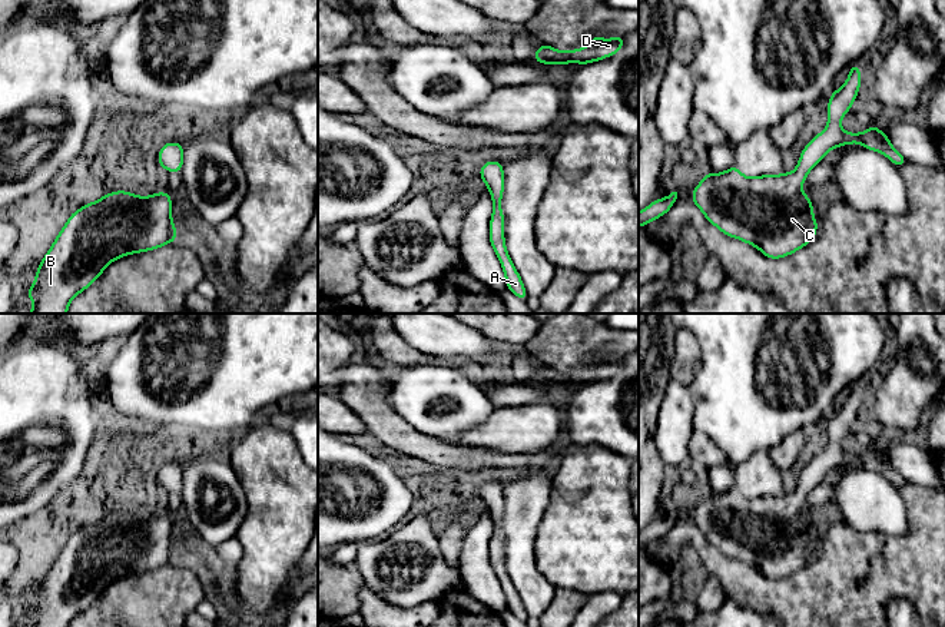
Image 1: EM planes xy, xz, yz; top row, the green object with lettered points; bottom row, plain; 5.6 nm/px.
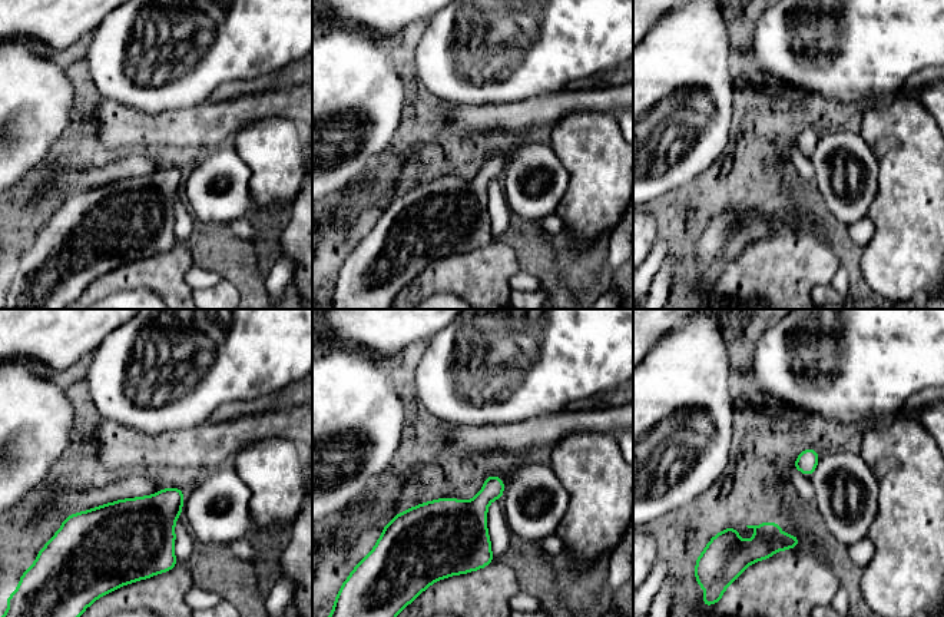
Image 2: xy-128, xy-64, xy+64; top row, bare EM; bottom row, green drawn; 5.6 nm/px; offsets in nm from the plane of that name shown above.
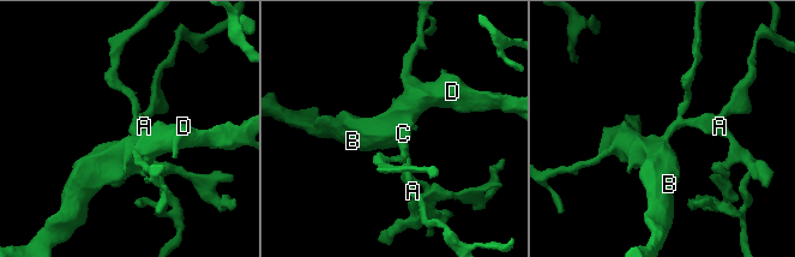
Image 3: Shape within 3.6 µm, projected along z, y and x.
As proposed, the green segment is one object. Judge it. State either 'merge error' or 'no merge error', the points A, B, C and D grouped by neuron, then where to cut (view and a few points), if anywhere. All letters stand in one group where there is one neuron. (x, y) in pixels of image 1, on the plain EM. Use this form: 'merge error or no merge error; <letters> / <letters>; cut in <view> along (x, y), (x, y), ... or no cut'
no merge error; A B C D; no cut

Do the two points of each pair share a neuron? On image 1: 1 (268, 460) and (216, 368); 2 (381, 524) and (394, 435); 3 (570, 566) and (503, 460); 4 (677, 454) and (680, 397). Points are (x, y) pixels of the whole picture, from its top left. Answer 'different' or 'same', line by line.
1: different
2: different
3: different
4: same

